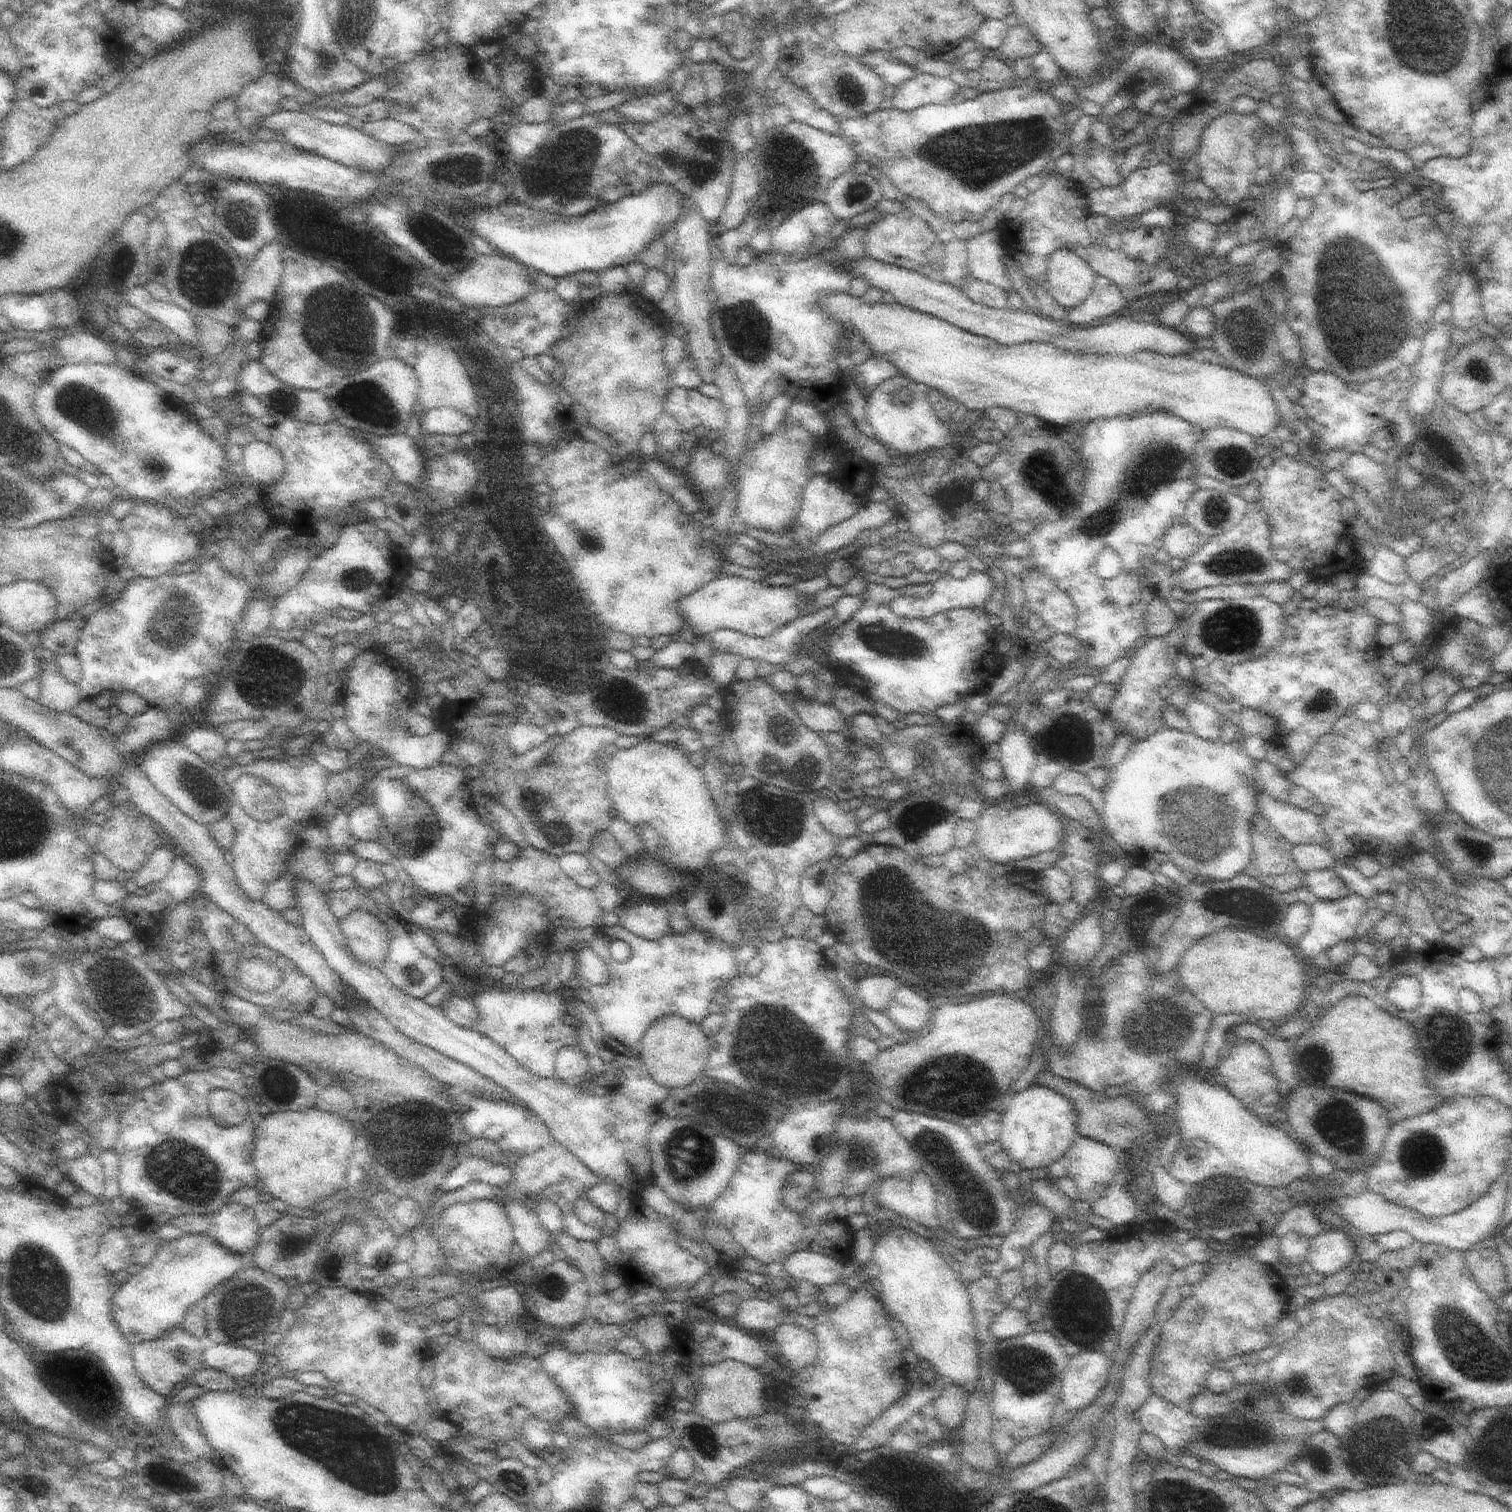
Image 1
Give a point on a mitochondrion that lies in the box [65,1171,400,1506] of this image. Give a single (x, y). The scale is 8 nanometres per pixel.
(346, 1449)

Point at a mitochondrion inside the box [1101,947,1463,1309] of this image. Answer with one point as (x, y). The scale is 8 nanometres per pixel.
(1175, 1021)

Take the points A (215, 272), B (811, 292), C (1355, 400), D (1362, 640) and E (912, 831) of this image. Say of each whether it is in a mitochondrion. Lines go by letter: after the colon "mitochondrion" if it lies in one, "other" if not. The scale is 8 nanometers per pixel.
A: mitochondrion
B: other
C: other
D: other
E: mitochondrion

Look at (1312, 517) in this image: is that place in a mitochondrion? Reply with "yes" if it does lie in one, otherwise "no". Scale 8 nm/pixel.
no

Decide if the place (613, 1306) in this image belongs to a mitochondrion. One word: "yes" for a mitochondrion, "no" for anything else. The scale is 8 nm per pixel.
no

